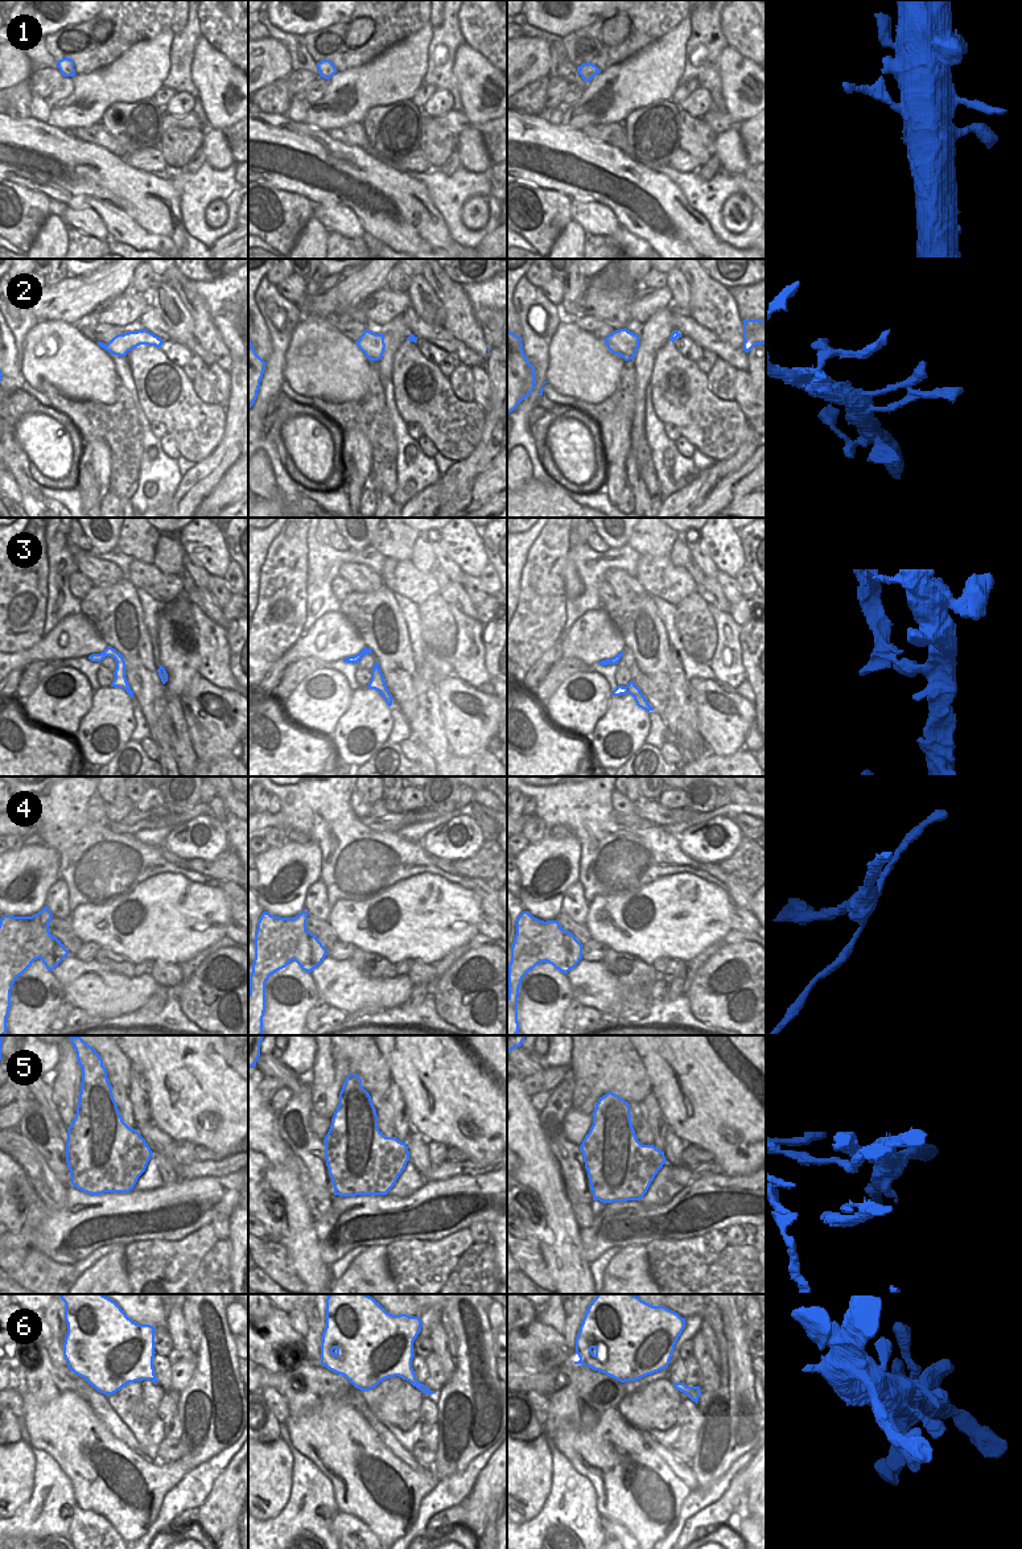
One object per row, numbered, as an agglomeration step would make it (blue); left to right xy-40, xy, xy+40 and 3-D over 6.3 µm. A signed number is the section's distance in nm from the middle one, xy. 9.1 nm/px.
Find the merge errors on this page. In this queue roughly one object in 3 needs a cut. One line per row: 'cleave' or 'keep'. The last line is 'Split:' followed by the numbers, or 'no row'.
1: keep
2: keep
3: cleave
4: cleave
5: cleave
6: keep
Split: 3, 4, 5

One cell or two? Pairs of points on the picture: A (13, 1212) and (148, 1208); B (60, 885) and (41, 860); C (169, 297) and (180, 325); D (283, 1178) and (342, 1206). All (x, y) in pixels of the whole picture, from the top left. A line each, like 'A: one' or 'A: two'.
A: two
B: two
C: one
D: two

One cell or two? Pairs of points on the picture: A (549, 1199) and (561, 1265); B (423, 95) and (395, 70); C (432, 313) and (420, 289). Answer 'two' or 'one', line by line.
A: one
B: two
C: one

